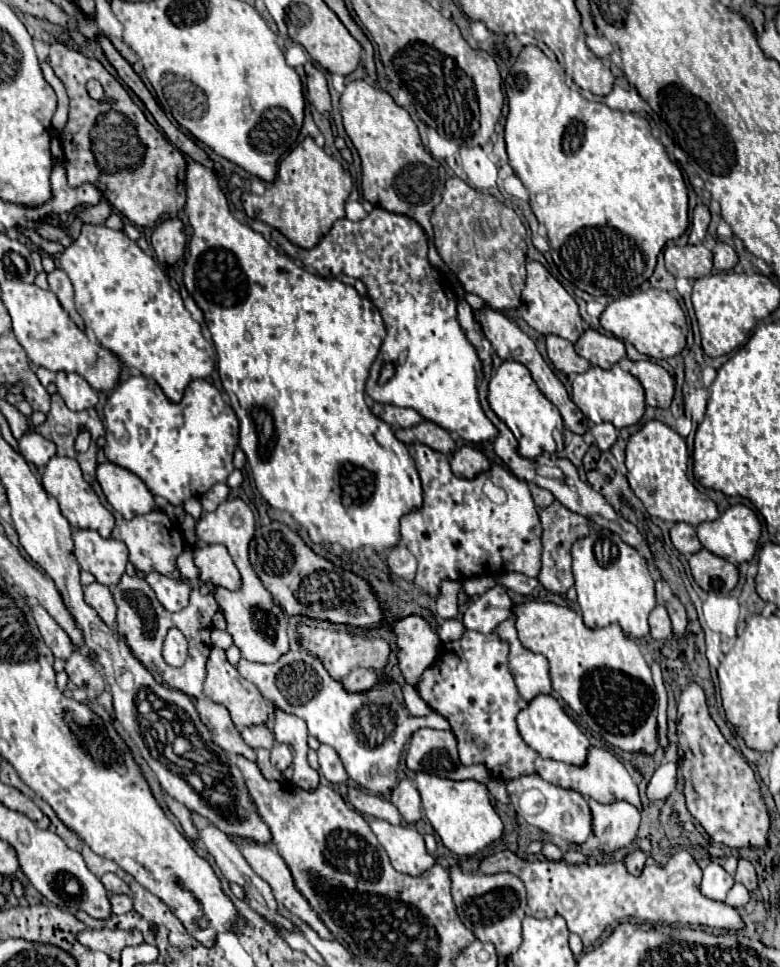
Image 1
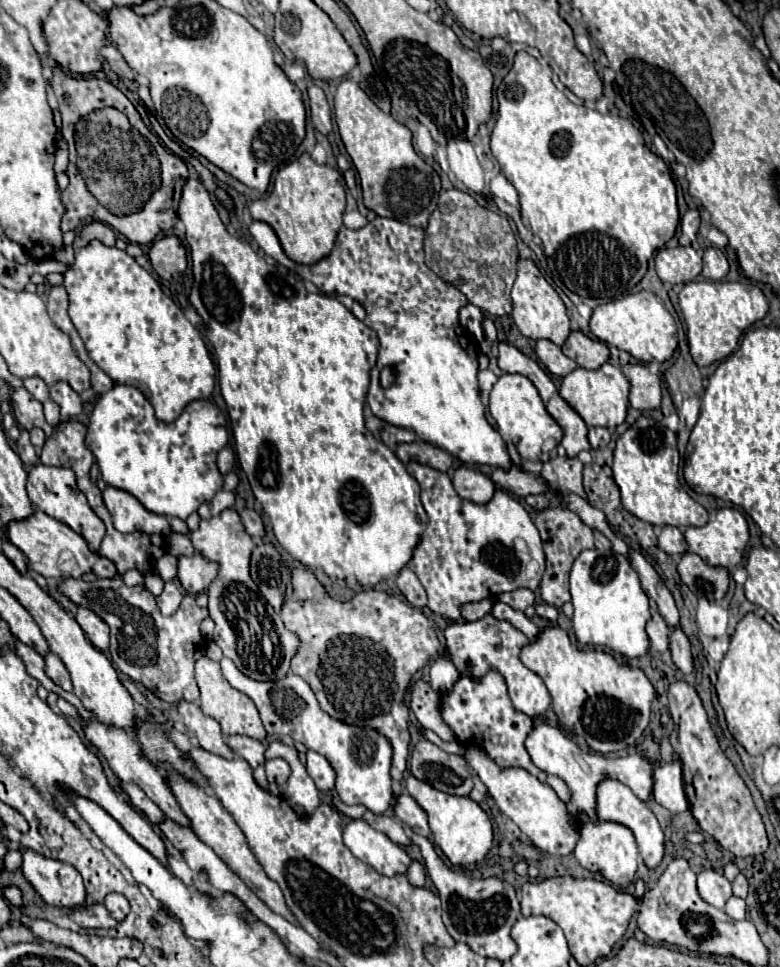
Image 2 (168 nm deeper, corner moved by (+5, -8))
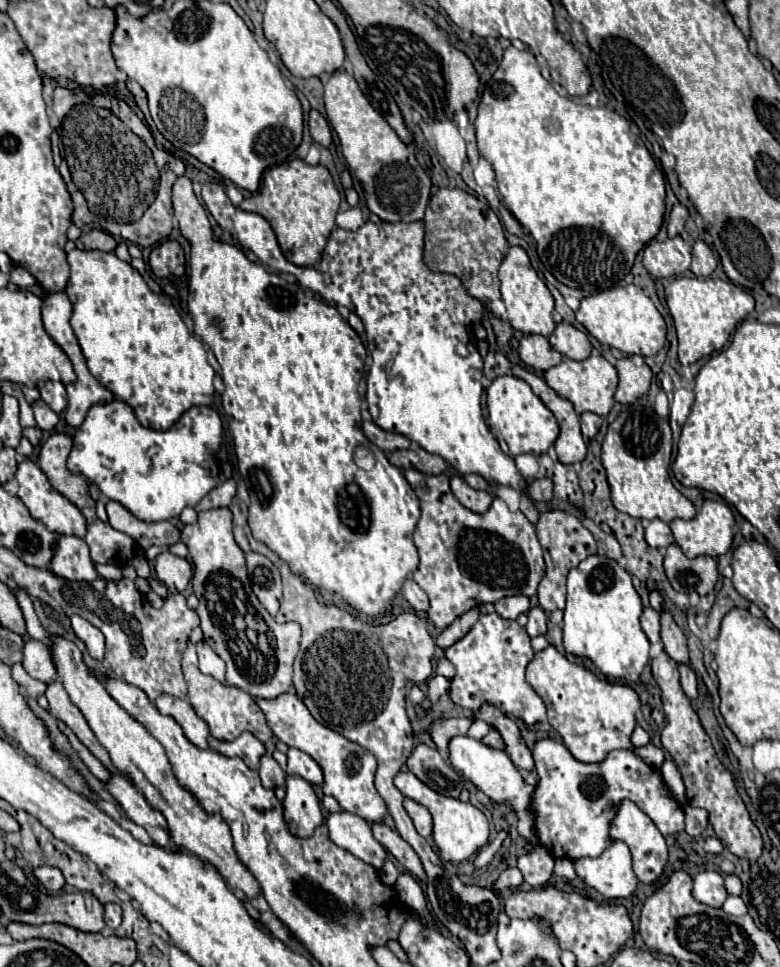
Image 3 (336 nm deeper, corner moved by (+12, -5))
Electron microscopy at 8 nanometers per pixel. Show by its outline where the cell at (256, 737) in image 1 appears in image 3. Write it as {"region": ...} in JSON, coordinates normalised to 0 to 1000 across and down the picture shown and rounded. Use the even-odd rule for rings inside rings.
{"region":[[[309,758],[301,766],[268,762],[268,772],[288,783],[309,783],[319,795],[332,795],[332,785],[340,781],[340,770],[324,758]]]}

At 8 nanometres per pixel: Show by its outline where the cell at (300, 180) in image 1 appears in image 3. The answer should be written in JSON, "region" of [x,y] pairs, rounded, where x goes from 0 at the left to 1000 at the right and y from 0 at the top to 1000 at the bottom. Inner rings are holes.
{"region":[[[376,164],[340,177],[337,193],[319,206],[312,206],[306,214],[312,218],[332,220],[347,231],[368,270],[383,276],[399,276],[409,272],[417,251],[429,235],[435,208],[437,204],[427,189],[427,183],[414,171],[399,173],[386,164]]]}

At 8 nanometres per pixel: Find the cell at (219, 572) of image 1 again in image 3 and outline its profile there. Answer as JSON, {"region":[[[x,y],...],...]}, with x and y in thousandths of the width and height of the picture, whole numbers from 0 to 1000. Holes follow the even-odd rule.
{"region":[[[209,568],[199,576],[199,595],[217,611],[232,613],[242,605],[242,601],[247,597],[247,588],[240,578],[224,576],[222,572]]]}

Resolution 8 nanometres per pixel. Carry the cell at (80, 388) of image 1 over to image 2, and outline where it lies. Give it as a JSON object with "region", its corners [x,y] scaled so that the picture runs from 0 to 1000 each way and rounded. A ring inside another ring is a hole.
{"region":[[[72,395],[69,399],[64,399],[64,412],[77,420],[77,428],[82,434],[95,432],[105,426],[108,416],[100,410],[100,405],[90,401],[87,395]]]}

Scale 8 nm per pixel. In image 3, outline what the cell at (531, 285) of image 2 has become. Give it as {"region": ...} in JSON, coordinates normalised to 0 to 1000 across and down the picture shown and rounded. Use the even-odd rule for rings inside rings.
{"region":[[[653,255],[640,276],[640,291],[642,291],[642,309],[653,324],[653,334],[658,340],[668,344],[688,344],[704,349],[712,340],[706,322],[709,322],[709,307],[699,293],[691,289],[688,280],[681,276],[681,270],[671,255]]]}

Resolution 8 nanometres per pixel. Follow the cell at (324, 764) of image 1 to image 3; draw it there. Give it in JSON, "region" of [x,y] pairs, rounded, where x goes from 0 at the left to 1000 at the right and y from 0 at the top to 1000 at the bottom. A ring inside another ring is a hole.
{"region":[[[371,775],[368,777],[368,801],[388,804],[399,812],[412,812],[414,810],[412,793],[394,779],[388,779],[383,775]]]}

